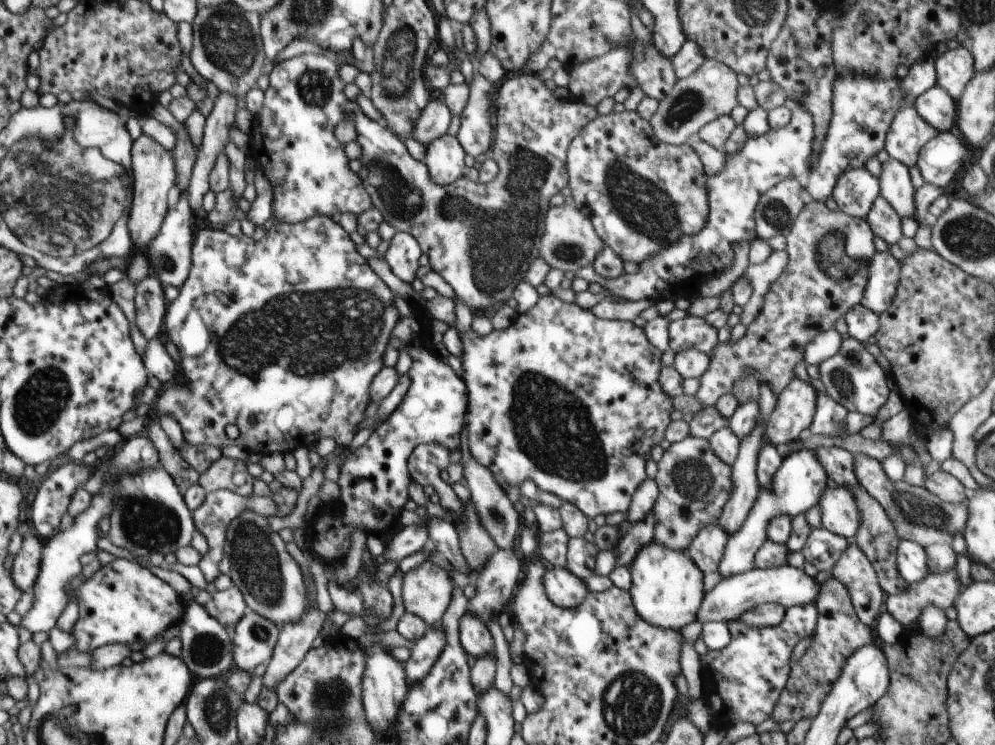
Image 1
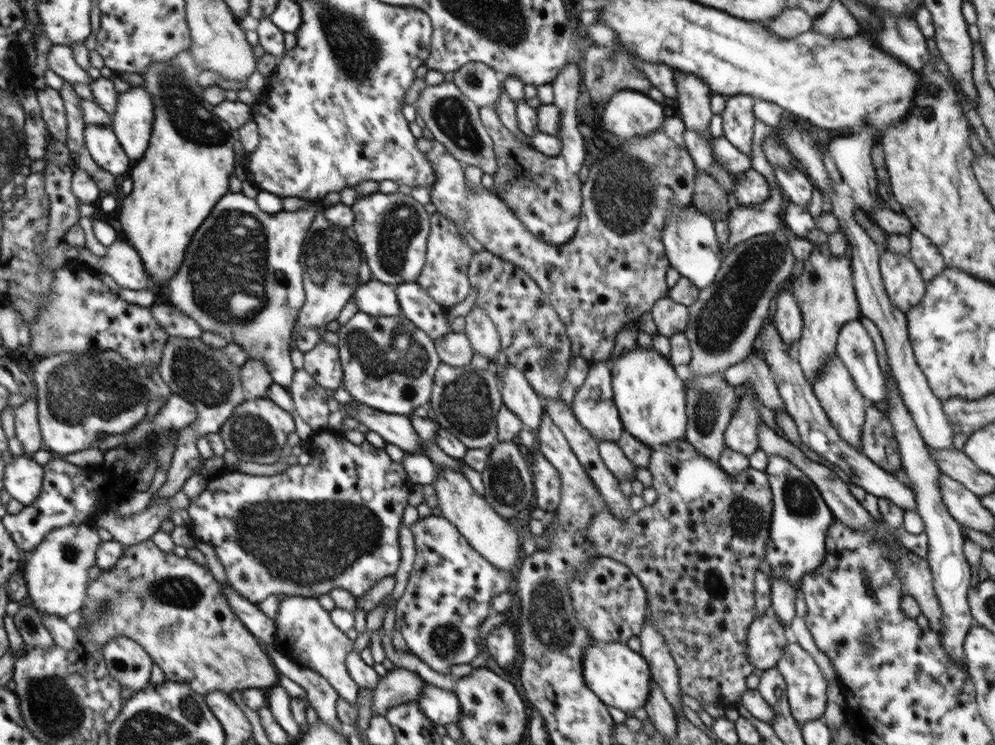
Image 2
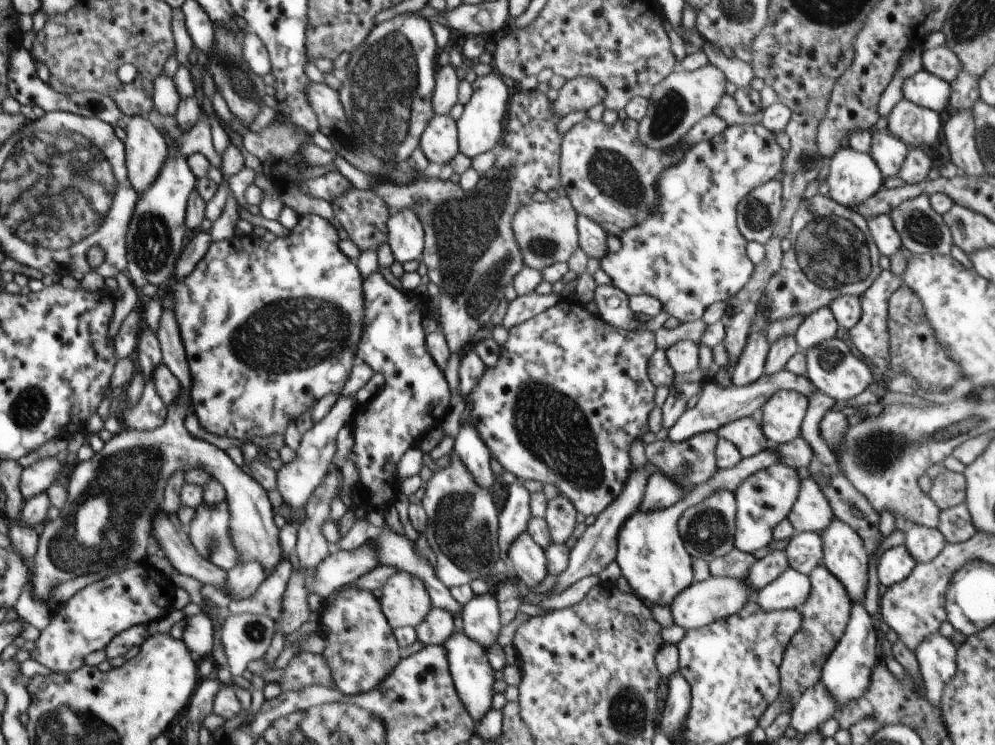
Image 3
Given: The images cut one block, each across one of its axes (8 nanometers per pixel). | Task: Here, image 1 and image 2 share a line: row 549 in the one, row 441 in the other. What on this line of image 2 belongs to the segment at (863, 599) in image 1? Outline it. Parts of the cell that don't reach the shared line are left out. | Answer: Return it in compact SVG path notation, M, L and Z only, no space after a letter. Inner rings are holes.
M830 355L824 363L824 367L818 371L816 379L811 384L814 395L820 402L824 413L828 416L830 423L834 426L834 429L838 432L838 435L849 442L849 444L861 451L861 429L862 424L865 422L865 411L868 405L868 401L864 399L864 396L858 391L858 387L855 386L854 379L846 368L846 365L842 363L842 360L838 358L838 355Z

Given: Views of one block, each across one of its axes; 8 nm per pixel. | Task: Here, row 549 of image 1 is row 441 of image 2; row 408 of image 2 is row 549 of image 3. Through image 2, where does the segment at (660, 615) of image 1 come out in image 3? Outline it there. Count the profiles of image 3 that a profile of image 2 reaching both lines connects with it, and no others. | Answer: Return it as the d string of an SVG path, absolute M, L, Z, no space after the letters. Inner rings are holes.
M700 489L688 491L674 506L662 510L638 510L622 524L618 532L616 563L622 570L622 576L630 582L630 589L640 601L649 606L660 604L670 607L674 596L693 584L692 559L682 543L678 520L688 508L693 508L702 500Z

